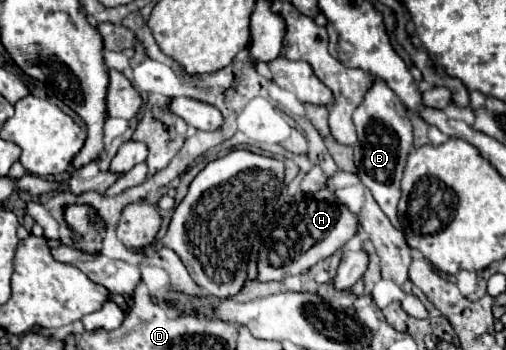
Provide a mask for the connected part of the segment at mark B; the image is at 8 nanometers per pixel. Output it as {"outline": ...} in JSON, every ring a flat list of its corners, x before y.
{"outline":[[375,81,363,103,355,109,353,121,357,127,357,145,355,149,355,165,361,177,361,183,371,191,377,205,389,217,395,229,401,229,397,217,397,203,401,197,401,177,407,165,407,155,413,147,413,127,407,117,407,109,401,99,383,83]]}

